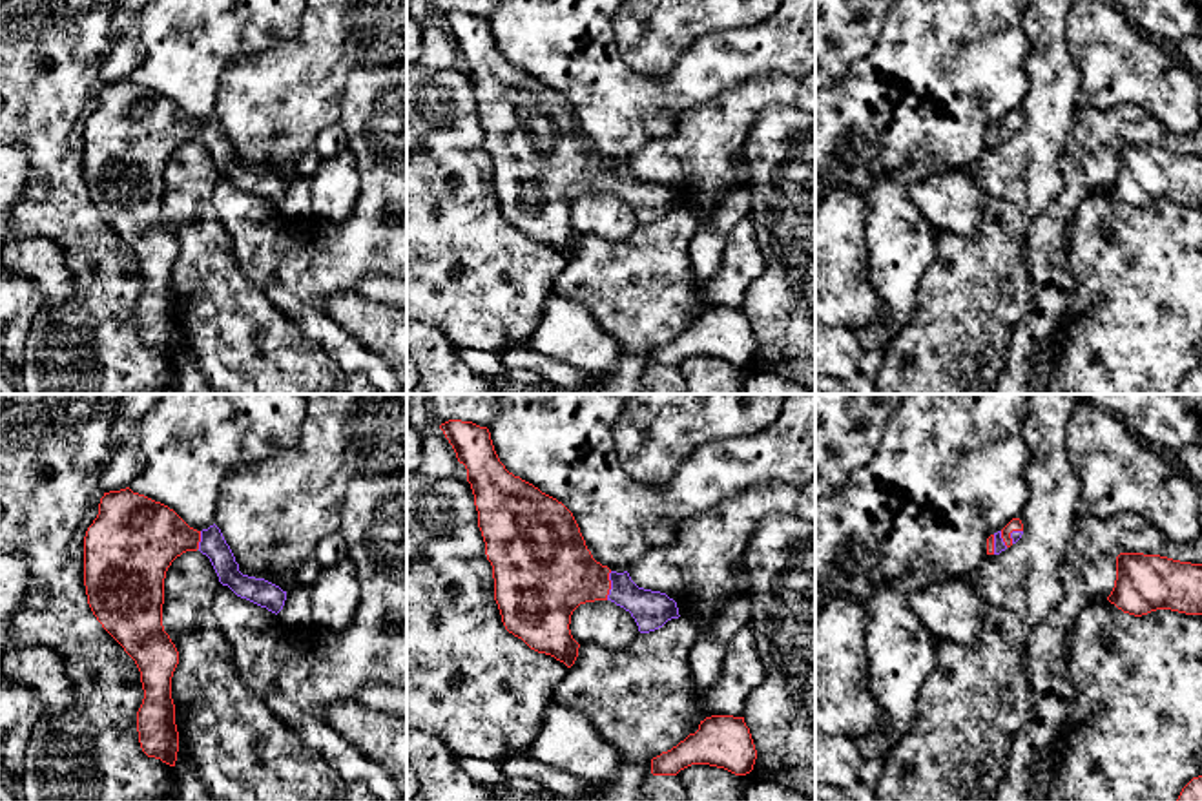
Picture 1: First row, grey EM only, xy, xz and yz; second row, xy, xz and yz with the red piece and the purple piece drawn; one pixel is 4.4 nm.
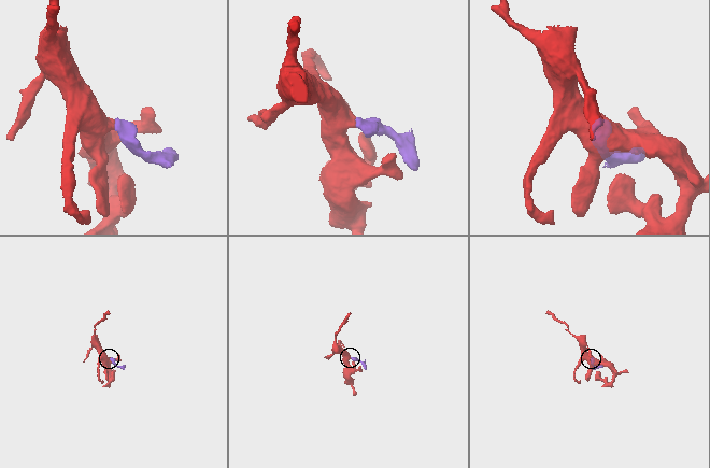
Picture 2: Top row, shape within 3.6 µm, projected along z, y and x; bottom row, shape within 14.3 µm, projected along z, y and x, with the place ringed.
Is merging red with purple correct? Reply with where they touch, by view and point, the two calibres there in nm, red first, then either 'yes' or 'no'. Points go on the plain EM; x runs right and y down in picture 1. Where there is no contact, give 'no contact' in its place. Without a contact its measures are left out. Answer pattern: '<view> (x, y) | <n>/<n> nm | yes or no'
xz (610, 177) | 360/170 nm | yes

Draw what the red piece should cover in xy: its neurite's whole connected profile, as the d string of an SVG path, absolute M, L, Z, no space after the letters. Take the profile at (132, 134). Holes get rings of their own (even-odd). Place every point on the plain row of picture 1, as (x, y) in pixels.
M130 78L104 84L84 128L88 195L140 263L140 339L170 358L175 358L179 343L171 290L179 243L162 217L164 170L177 148L197 140L210 150L219 173L237 188L275 206L283 201L286 182L264 170L243 166L215 115L197 122L168 97Z

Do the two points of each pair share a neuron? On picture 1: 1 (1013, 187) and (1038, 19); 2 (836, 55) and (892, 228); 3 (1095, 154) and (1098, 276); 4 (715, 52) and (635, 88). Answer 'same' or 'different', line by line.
1: same
2: different
3: different
4: same

